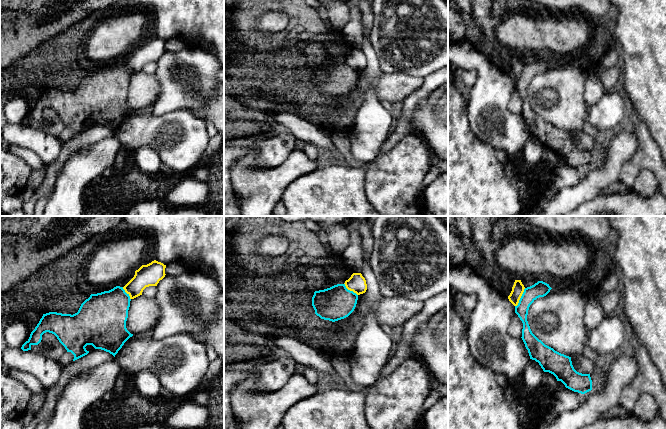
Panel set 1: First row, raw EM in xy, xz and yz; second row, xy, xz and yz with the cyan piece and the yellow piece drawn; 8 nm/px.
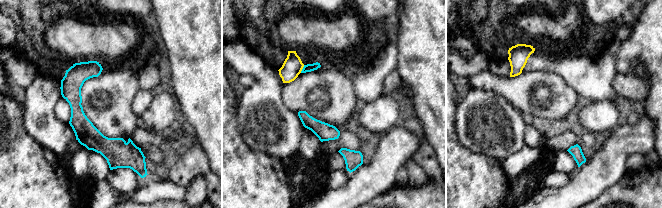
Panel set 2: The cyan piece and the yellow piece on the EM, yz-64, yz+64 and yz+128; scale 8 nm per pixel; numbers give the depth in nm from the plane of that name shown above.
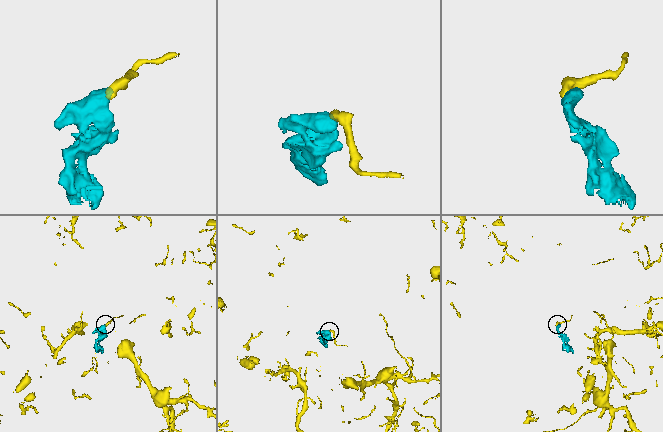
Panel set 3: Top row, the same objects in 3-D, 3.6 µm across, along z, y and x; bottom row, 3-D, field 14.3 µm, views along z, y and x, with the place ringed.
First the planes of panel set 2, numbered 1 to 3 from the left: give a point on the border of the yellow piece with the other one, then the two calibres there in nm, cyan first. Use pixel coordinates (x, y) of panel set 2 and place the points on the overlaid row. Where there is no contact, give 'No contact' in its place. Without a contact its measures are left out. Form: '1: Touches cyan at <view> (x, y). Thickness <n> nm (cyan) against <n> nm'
1: No contact
2: Touches cyan at yz+64 (302, 69). Thickness 60 nm (cyan) against 160 nm
3: No contact

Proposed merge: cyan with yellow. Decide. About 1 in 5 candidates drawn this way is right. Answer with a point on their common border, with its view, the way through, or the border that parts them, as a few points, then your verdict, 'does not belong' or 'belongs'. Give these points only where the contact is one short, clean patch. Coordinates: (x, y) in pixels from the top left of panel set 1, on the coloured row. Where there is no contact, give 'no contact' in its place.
contact yz (521, 297); border yz (525, 288), (519, 302), (515, 306); does not belong

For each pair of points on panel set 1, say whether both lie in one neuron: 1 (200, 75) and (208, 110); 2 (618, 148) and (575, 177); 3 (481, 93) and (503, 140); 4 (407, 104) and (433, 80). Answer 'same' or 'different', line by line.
1: different
2: different
3: same
4: same

